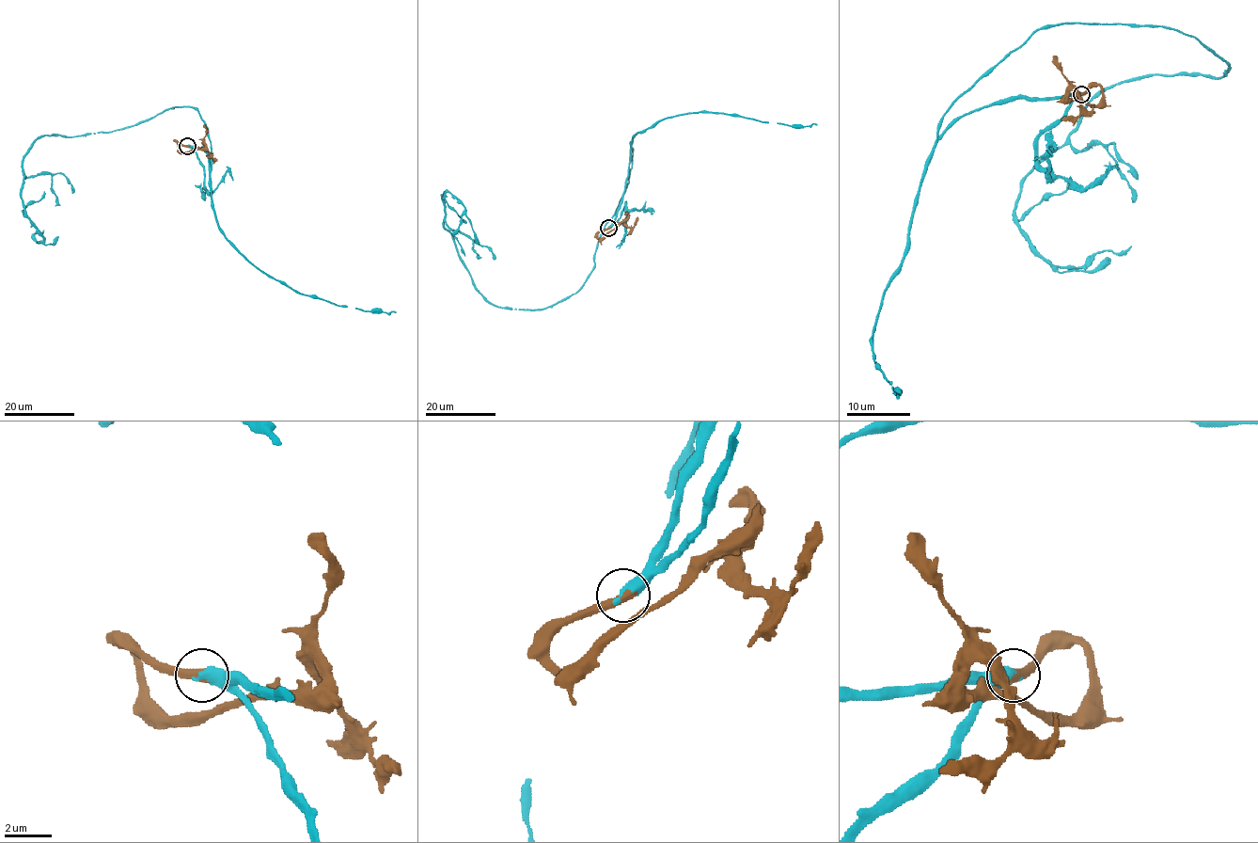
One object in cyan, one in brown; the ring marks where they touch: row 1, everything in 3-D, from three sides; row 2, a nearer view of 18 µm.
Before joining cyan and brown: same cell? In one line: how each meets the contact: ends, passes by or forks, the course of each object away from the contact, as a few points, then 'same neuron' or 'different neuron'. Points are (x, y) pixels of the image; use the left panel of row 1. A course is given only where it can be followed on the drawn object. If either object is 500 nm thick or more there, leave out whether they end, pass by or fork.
course cyan (187, 146), (211, 167), (208, 128), (183, 106), (37, 139), (21, 192), (38, 242), (43, 230); course brown (187, 146), (176, 140), (183, 152), (200, 150), (205, 144), (216, 160); same neuron

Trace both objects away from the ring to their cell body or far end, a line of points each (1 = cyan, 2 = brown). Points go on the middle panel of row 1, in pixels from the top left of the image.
1: (608, 228), (632, 149), (594, 268), (570, 295), (493, 306), (444, 227), (447, 191), (464, 207), (464, 255)
2: (608, 228), (603, 230), (597, 237), (600, 239), (626, 220), (628, 226), (632, 227), (637, 216)

